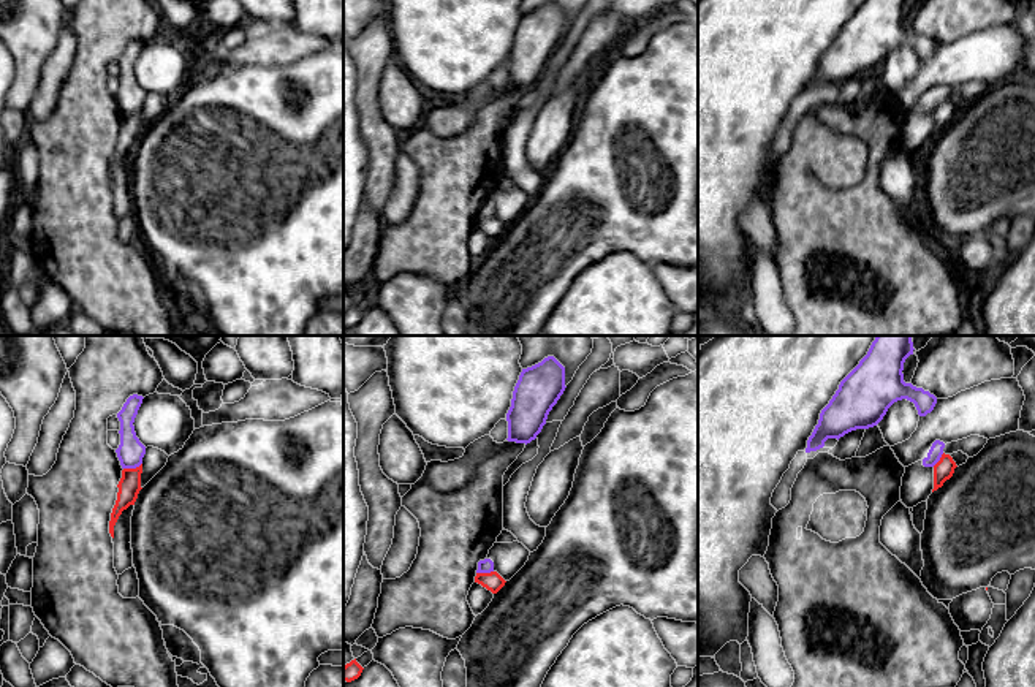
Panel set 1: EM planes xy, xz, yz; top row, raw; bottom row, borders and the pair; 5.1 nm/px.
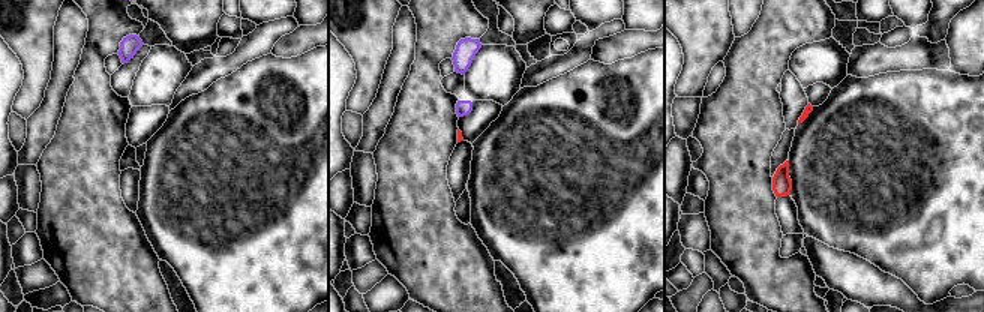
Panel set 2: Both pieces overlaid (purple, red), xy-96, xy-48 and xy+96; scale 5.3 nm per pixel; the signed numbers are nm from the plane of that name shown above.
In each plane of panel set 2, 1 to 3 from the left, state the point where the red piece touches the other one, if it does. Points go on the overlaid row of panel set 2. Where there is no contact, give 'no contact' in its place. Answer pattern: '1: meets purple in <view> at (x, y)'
1: no contact
2: no contact
3: no contact

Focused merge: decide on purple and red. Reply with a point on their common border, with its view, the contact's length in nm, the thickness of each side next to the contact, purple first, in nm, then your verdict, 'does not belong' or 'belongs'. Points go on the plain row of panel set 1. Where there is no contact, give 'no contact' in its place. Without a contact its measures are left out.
xy (132, 113) | 100 nm | 140/110 nm | does not belong

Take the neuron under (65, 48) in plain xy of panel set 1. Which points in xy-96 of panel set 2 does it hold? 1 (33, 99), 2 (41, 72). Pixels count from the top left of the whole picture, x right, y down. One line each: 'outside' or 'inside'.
1: outside
2: outside

